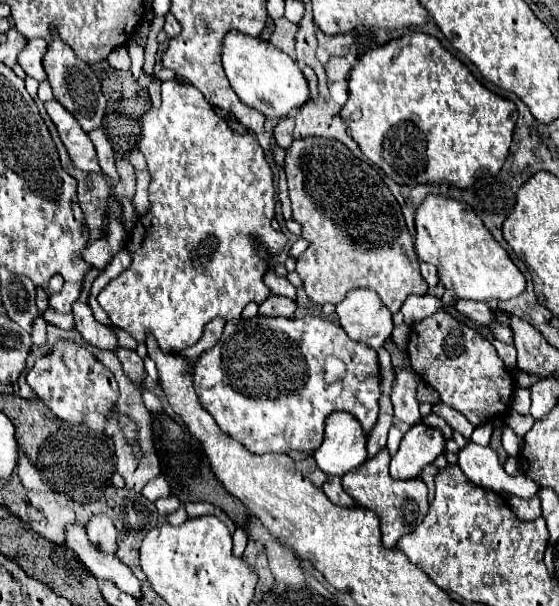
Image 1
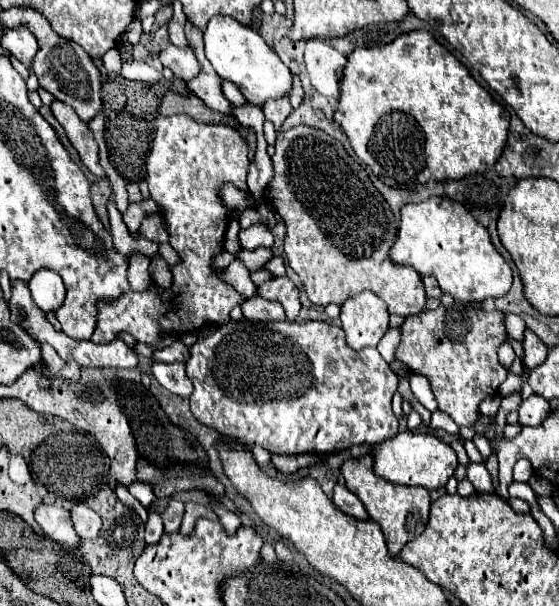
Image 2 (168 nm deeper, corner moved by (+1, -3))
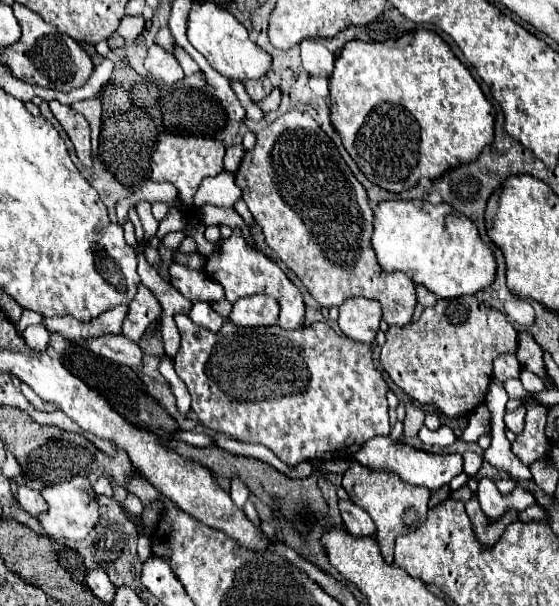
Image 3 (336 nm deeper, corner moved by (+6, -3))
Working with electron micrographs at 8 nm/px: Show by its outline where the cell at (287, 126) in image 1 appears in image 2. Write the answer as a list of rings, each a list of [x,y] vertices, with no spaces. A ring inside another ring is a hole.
[[[276,99],[276,101],[266,103],[266,107],[262,107],[262,111],[264,111],[264,117],[274,123],[276,131],[280,131],[282,129],[282,123],[292,113],[292,105],[290,105],[288,99]]]

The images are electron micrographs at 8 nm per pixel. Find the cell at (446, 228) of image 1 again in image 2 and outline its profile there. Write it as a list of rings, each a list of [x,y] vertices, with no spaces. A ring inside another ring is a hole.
[[[430,197],[422,203],[404,205],[400,215],[402,215],[402,221],[398,227],[398,239],[390,251],[390,257],[394,259],[394,263],[412,265],[420,275],[434,275],[444,293],[452,295],[458,301],[466,301],[466,303],[484,301],[488,297],[498,299],[510,291],[512,287],[510,265],[492,245],[488,231],[472,217],[472,213],[462,203],[444,199],[444,197]]]

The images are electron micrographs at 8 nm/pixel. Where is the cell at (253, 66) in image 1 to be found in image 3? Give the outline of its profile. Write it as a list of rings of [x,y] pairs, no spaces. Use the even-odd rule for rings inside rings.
[[[195,1],[187,19],[187,39],[191,45],[227,79],[261,79],[271,69],[271,57],[249,39],[247,29],[223,7],[211,1]]]

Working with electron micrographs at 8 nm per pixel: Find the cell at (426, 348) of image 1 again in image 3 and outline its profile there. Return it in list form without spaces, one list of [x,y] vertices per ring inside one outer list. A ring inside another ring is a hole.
[[[475,295],[439,299],[435,307],[423,311],[419,321],[411,321],[405,327],[389,327],[387,341],[381,347],[381,367],[399,389],[421,405],[435,405],[447,417],[461,417],[485,401],[487,387],[493,379],[493,361],[499,353],[517,353],[517,335],[517,329],[501,311],[487,307]]]

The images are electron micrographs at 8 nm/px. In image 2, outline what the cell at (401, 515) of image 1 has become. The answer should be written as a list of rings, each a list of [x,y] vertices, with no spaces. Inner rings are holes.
[[[364,455],[358,461],[346,461],[342,465],[342,475],[346,479],[346,487],[362,501],[366,507],[370,519],[374,519],[386,537],[388,553],[396,557],[404,543],[418,537],[428,521],[428,509],[430,509],[430,495],[424,487],[406,487],[406,485],[394,485],[374,473],[374,457]]]

